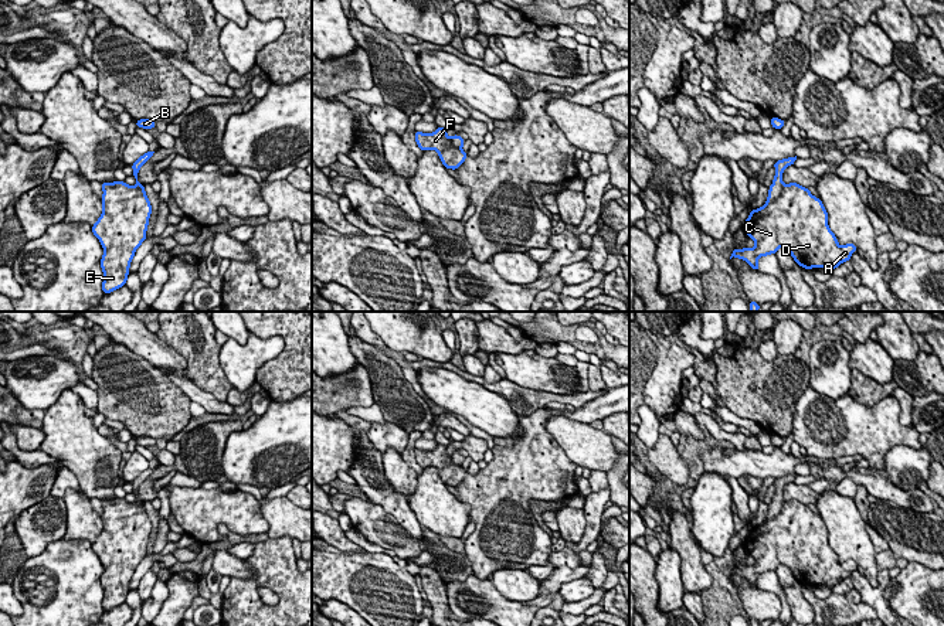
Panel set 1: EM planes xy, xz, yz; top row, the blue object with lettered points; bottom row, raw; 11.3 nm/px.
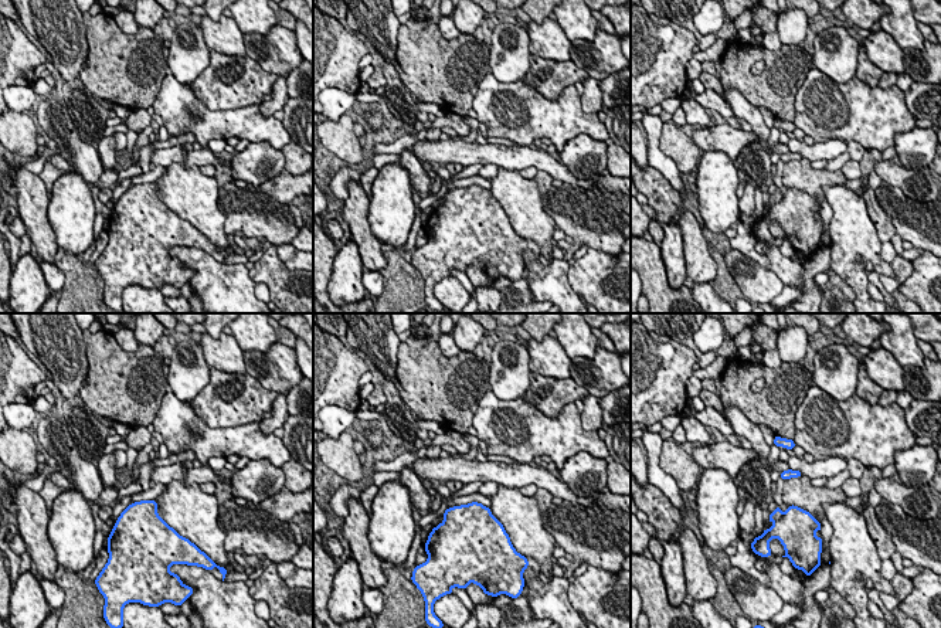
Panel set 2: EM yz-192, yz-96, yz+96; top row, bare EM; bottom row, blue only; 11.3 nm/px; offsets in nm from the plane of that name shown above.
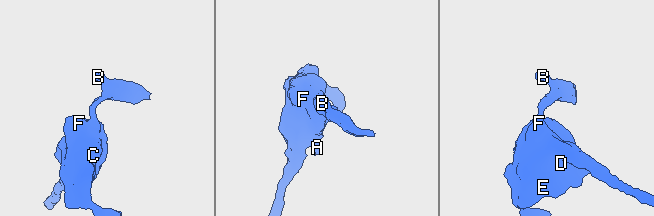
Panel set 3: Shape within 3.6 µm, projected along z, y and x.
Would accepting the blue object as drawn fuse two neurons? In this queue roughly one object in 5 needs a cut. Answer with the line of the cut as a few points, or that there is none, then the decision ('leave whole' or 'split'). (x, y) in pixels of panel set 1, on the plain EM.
cut yz (784, 502), (781, 509), (767, 520); split

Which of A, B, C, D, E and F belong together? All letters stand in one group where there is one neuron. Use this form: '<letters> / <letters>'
A C D E F / B

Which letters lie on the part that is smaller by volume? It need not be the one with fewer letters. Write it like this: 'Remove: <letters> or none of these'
Remove: B

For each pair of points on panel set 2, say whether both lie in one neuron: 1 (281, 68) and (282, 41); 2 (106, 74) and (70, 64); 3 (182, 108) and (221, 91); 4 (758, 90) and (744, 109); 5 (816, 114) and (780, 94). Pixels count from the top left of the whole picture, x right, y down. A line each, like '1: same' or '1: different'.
1: same
2: different
3: different
4: different
5: different

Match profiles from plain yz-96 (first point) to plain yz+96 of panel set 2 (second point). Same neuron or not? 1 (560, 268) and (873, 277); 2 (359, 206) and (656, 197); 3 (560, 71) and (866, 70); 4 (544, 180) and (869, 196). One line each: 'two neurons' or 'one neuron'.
1: one neuron
2: two neurons
3: one neuron
4: one neuron

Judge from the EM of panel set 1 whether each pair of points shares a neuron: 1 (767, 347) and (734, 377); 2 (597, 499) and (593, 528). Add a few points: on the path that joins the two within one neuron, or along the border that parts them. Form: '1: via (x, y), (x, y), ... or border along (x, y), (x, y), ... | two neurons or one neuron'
1: border along (757, 350), (766, 360), (773, 360), (778, 354) | two neurons
2: via (593, 506), (593, 521) | one neuron

